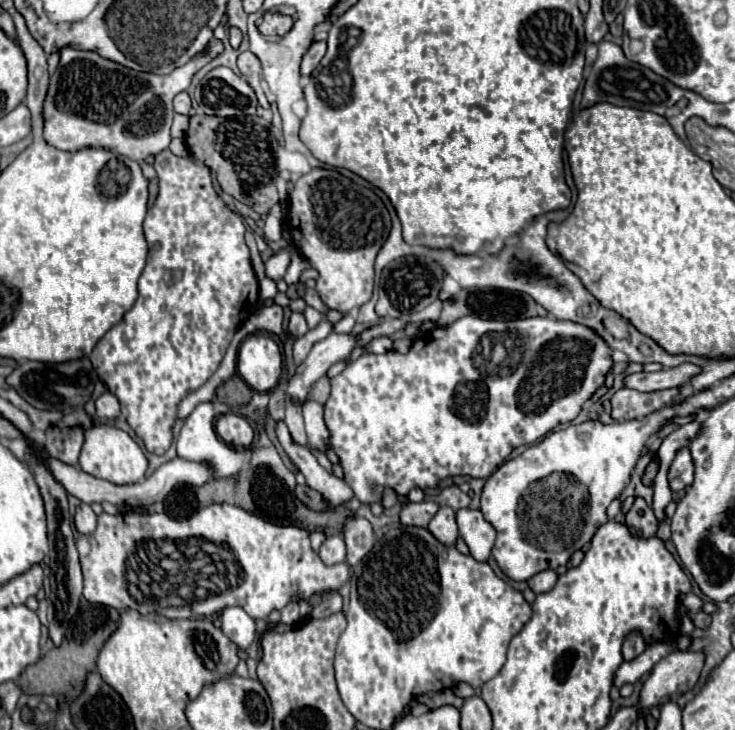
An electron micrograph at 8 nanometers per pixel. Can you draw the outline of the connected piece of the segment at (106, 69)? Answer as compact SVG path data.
M217 40L209 42L207 56L195 56L185 66L173 70L167 76L137 72L131 68L125 68L121 64L115 64L107 58L101 58L95 52L81 52L75 48L61 48L61 62L57 72L51 76L51 86L45 98L43 116L45 116L45 140L65 152L79 152L81 148L109 148L109 152L129 156L131 160L145 160L147 156L157 156L163 152L171 142L171 120L173 120L173 98L181 90L185 90L191 84L193 74L205 66L211 58L215 58L223 50L223 44Z

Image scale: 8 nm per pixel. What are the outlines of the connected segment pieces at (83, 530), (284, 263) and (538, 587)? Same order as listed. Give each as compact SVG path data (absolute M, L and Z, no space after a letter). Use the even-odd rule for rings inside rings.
M81 504L75 512L75 528L79 534L91 534L97 528L97 516L89 504Z
M267 260L265 268L267 268L267 278L271 280L281 280L285 276L285 270L289 266L289 260Z
M543 570L539 574L535 574L533 578L527 580L529 588L535 592L535 594L541 594L541 592L549 592L557 582L557 572L555 570Z

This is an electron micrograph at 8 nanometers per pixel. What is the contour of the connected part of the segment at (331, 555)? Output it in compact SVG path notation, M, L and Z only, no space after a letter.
M331 536L323 542L319 556L325 564L339 564L345 562L345 542L341 536Z

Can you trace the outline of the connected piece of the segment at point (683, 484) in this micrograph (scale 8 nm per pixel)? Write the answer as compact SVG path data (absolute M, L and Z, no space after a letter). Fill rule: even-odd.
M683 448L679 450L679 454L675 456L669 468L669 484L671 484L671 490L677 492L681 488L687 488L691 482L693 482L693 462L691 462L689 448Z

